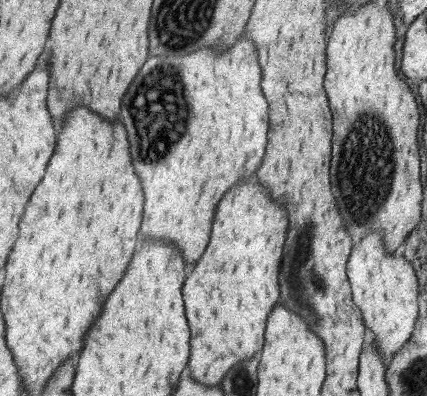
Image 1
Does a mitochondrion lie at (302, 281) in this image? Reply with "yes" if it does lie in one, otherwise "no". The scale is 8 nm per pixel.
yes

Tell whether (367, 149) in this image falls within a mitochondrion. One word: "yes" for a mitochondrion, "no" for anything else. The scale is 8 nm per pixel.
yes

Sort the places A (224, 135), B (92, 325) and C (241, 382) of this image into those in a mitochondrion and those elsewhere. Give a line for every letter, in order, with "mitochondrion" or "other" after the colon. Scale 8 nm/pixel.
A: other
B: other
C: mitochondrion

